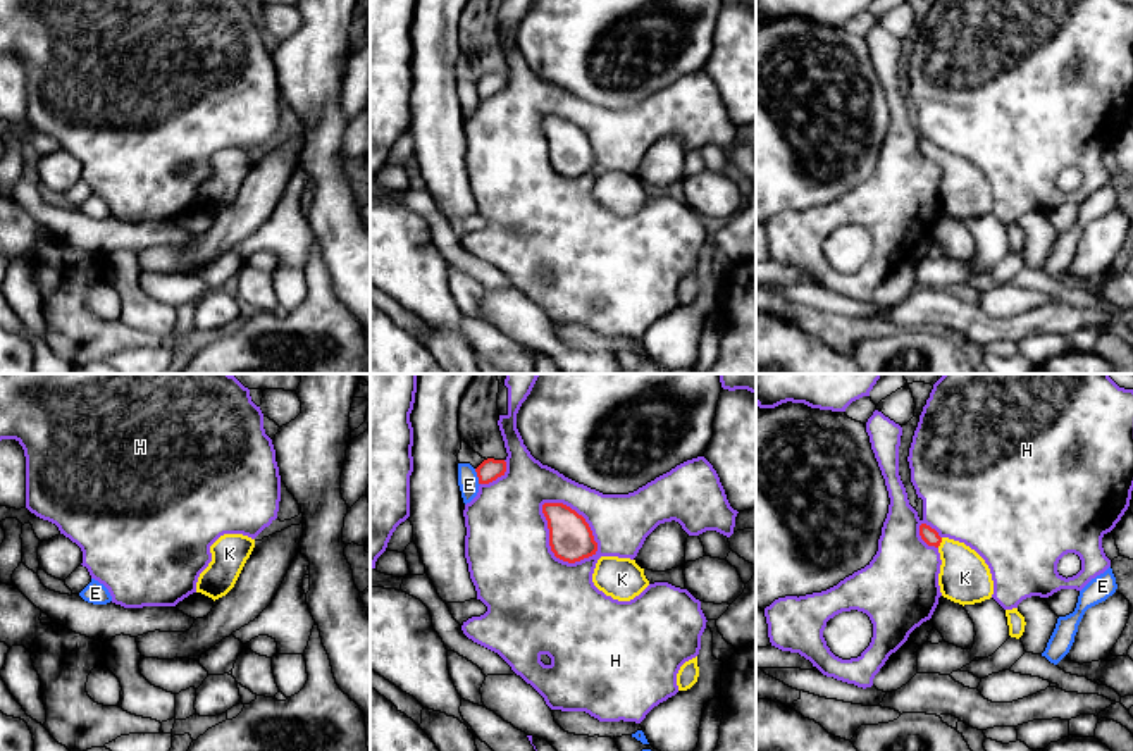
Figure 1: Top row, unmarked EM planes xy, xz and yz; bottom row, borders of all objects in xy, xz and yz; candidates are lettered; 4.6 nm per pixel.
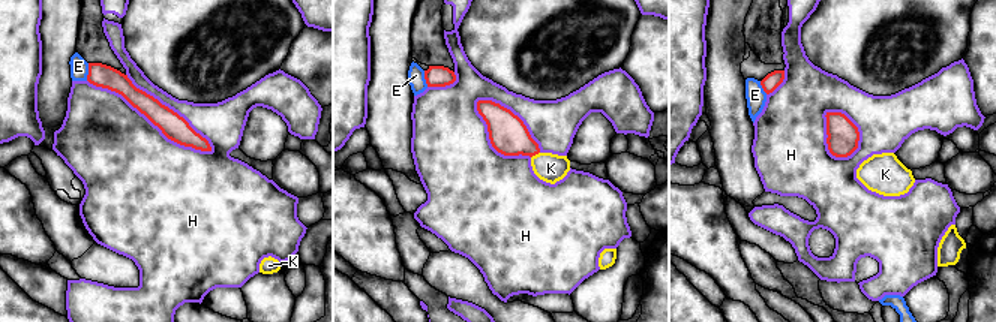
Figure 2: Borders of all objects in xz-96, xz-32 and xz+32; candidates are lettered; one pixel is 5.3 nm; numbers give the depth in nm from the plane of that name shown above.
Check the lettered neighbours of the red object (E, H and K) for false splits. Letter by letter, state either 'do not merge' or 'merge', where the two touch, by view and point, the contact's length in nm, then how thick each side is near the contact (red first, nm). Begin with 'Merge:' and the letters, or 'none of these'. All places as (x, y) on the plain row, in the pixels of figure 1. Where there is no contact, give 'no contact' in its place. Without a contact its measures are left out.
Merge: K
E: do not merge; meets red in xz at (477, 90); contact 80 nm long; 100 nm thick on the red side, 100 nm on the other
H: do not merge; meets red in xz at (582, 131); contact 340 nm long; 200 nm thick on the red side, 280 nm on the other
K: merge; meets red in yz at (941, 155); contact 50 nm long; 80 nm thick on the red side, 240 nm on the other

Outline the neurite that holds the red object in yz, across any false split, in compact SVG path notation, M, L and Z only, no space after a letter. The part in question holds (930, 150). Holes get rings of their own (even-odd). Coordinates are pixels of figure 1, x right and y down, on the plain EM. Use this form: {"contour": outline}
{"contour": "M926 138L919 140L919 150L940 167L938 200L944 212L959 219L975 219L990 214L994 195L985 174L964 157L940 152Z"}

